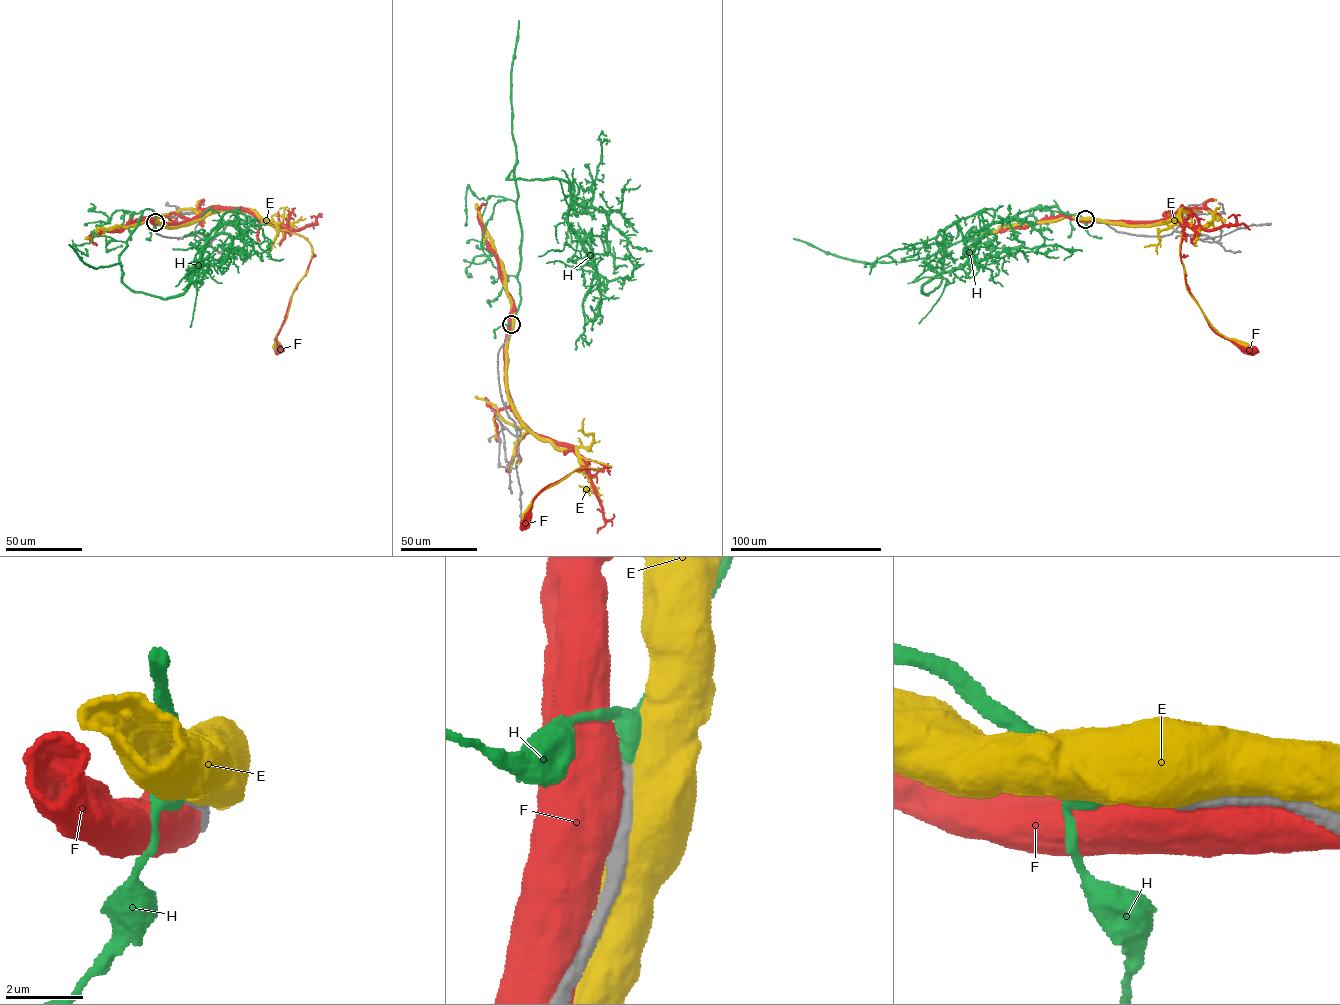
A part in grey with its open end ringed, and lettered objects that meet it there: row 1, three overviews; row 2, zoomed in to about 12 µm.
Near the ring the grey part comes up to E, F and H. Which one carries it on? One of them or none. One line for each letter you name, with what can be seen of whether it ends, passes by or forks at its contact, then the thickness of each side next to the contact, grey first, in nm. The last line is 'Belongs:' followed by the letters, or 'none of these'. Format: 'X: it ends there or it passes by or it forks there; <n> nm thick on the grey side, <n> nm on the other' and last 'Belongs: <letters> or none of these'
H: it passes by; 460 nm thick on the grey side, 400 nm on the other
Belongs: H

